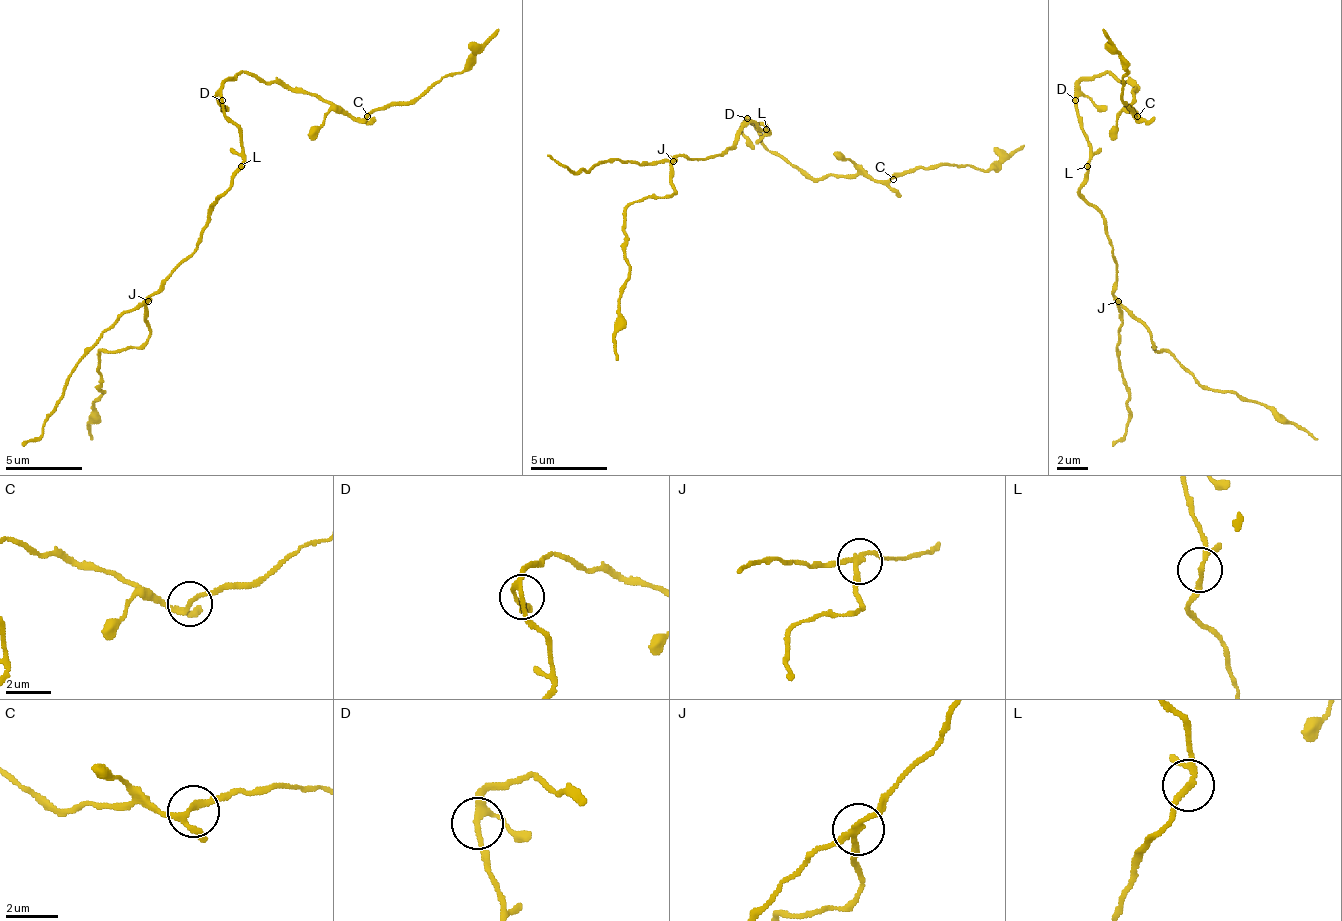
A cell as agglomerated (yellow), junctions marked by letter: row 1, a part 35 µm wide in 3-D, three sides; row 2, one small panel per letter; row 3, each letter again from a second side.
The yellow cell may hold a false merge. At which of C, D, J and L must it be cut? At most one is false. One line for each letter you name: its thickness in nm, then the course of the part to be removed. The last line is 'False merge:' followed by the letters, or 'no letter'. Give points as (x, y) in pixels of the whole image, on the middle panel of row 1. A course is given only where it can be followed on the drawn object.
J: calibre 190 nm; course (674, 160), (674, 191), (663, 198), (640, 198), (624, 210), (628, 279), (621, 309), (617, 359)
False merge: J

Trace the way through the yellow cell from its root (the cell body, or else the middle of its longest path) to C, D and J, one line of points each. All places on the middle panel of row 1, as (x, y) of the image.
C: (759, 129), (766, 133), (747, 118), (770, 152), (786, 156), (816, 179), (893, 179)
D: (759, 129), (766, 129), (766, 133), (762, 125), (755, 125), (747, 118)
J: (759, 129), (751, 122), (732, 145), (716, 156), (705, 160), (678, 156), (674, 160)

